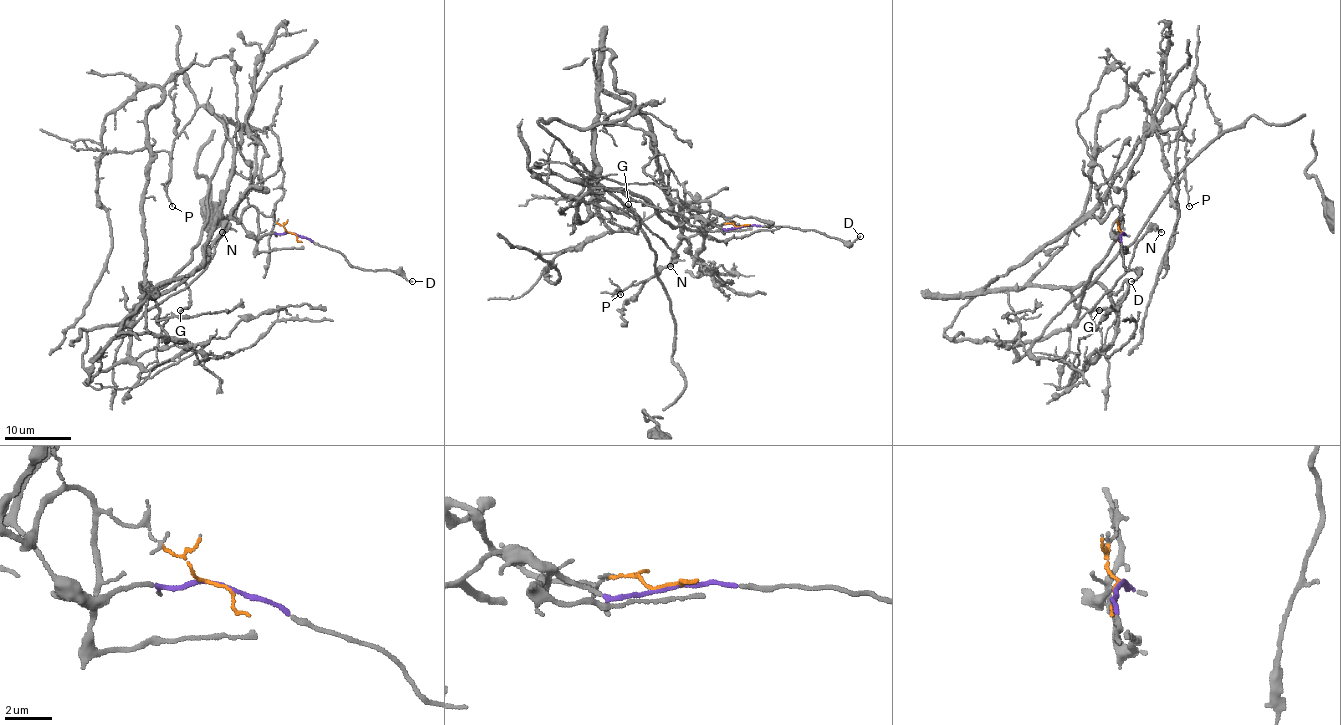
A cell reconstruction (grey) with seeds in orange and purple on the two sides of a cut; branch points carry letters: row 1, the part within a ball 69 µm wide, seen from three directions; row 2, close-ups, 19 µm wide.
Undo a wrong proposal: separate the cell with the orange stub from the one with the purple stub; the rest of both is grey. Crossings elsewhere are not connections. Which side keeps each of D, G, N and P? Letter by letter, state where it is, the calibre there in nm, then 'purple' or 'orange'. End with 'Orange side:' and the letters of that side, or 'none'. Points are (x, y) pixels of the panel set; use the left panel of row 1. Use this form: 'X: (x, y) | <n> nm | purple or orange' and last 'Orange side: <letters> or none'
D: (412, 281) | 120 nm | purple
G: (180, 310) | 190 nm | orange
N: (222, 232) | 160 nm | purple
P: (172, 206) | 110 nm | orange
Orange side: G, P

